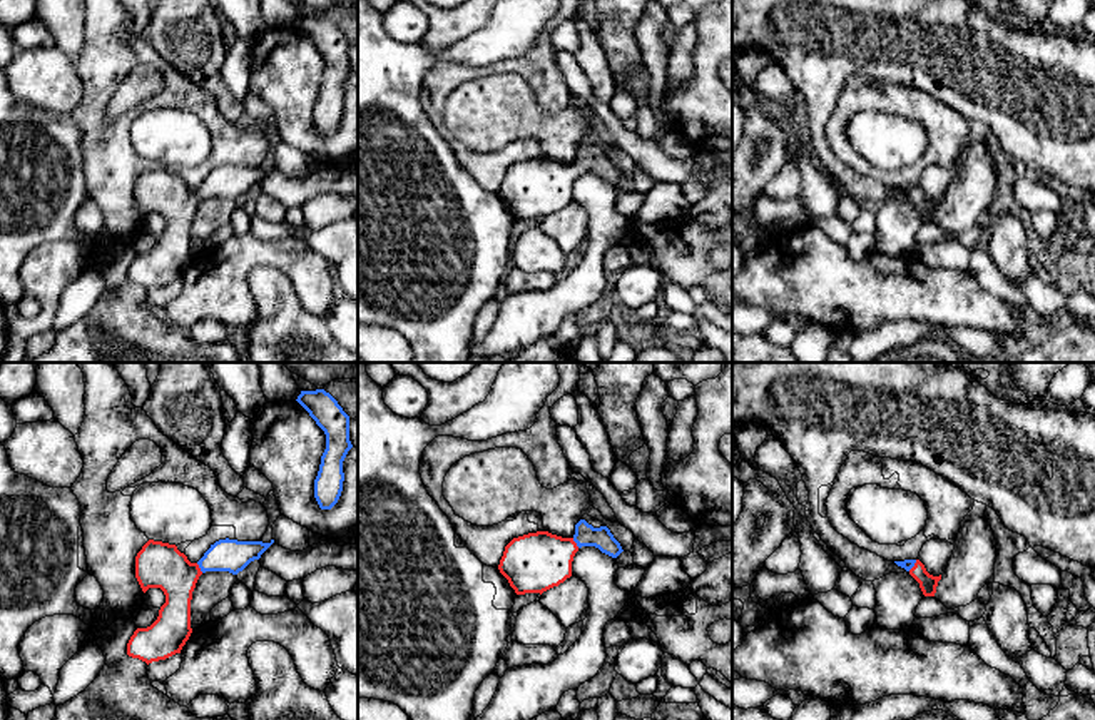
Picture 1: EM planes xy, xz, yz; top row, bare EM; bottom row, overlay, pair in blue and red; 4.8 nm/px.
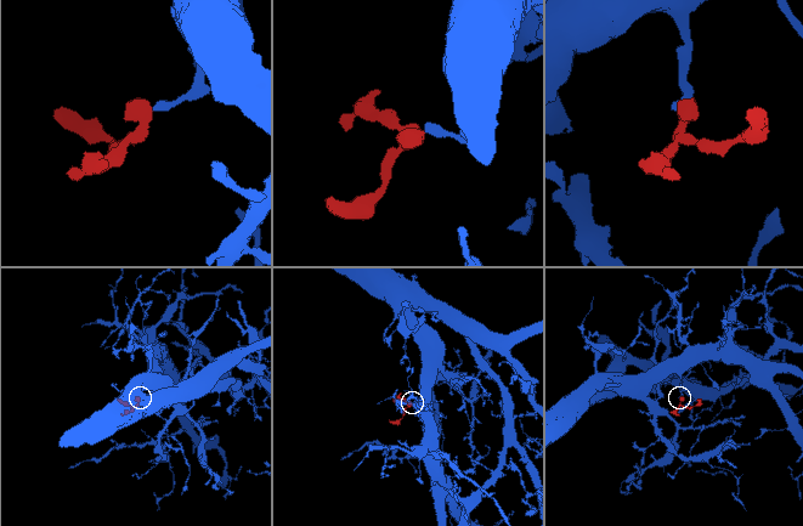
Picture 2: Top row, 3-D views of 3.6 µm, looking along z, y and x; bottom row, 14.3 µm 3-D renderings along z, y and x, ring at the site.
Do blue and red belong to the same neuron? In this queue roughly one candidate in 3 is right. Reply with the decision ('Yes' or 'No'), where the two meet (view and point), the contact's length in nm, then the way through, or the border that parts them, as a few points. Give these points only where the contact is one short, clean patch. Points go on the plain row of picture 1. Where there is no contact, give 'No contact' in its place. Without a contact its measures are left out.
Yes. Touches blue at xy (199, 192). Shared border 60 nm. Path across: xy (226, 181), (199, 192), (166, 194), (157, 191)

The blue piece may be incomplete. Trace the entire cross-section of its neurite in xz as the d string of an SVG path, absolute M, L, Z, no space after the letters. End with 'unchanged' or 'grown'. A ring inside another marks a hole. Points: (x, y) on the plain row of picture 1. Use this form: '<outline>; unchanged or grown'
M580 145L572 164L548 157L513 164L505 172L498 195L517 221L542 221L572 202L572 187L582 172L595 172L612 184L624 177L607 152L593 154Z; grown

